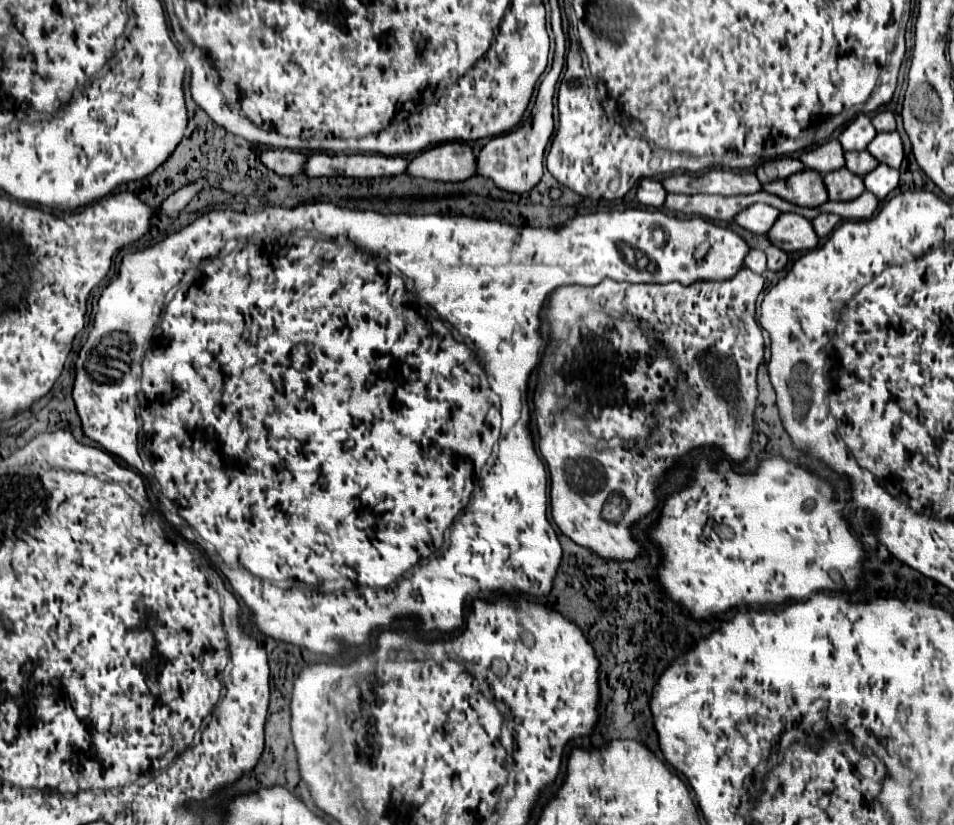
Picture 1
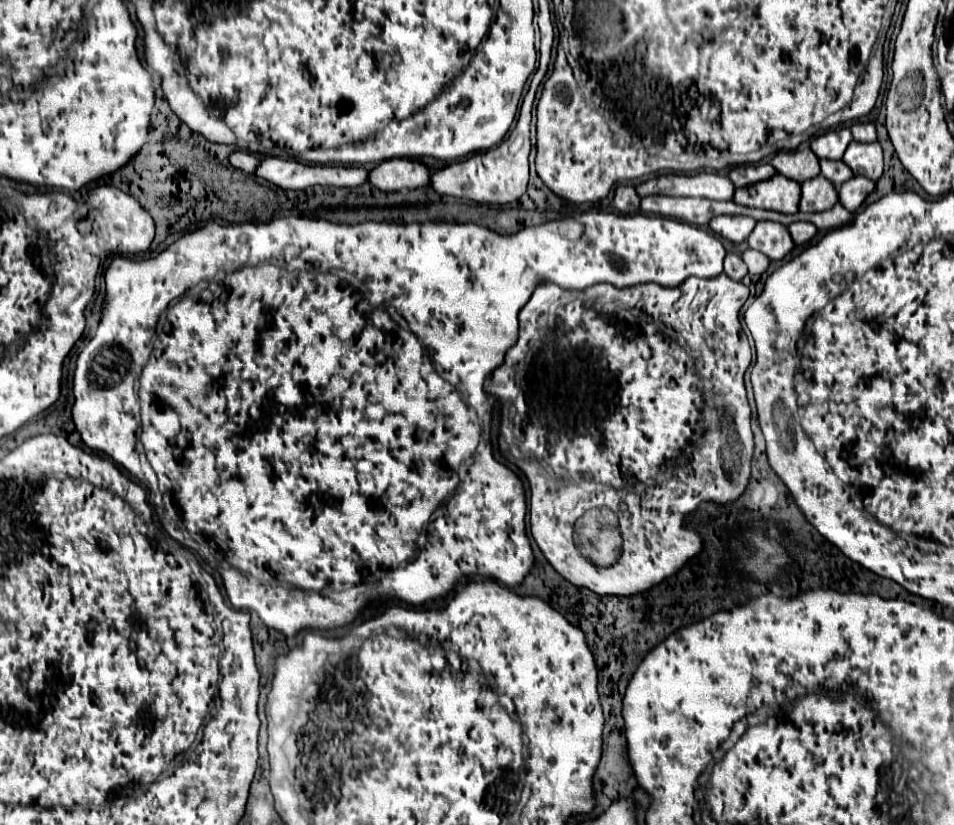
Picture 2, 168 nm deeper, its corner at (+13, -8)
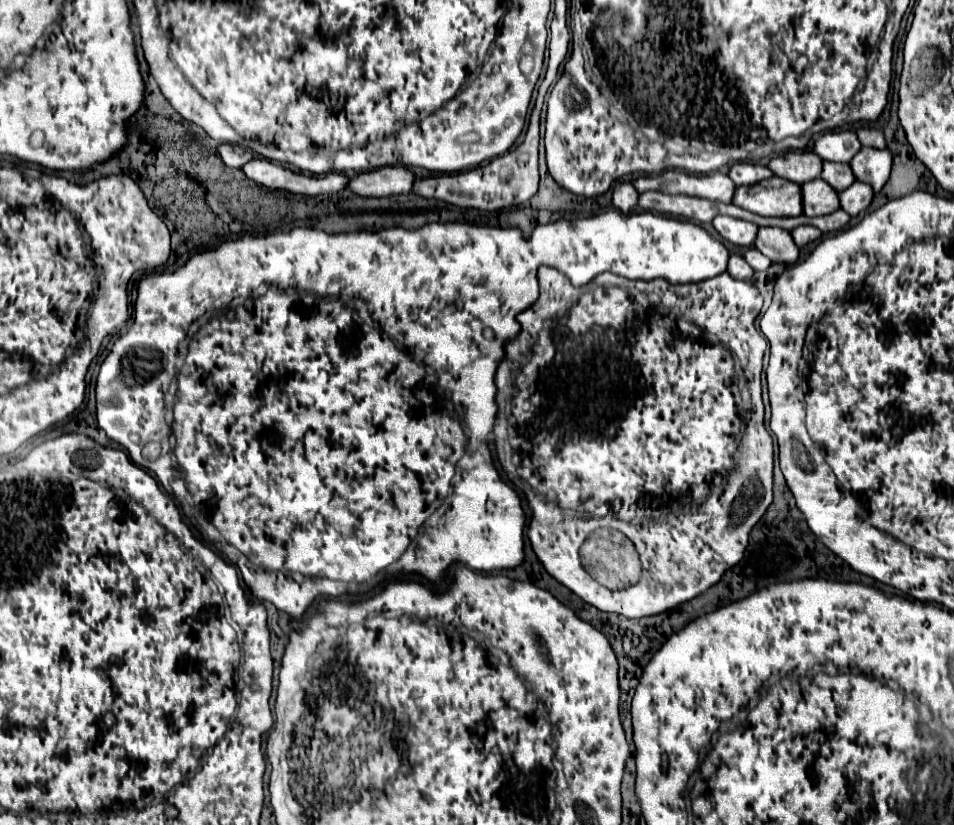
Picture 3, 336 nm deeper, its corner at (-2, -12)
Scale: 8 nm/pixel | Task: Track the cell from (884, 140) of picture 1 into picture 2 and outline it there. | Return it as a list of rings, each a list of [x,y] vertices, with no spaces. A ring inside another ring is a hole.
[[[851,142],[843,154],[843,162],[851,168],[853,176],[865,176],[873,182],[883,174],[883,152],[879,142]]]

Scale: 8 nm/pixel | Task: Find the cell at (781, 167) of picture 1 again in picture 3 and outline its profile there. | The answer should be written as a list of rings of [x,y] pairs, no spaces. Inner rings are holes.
[[[742,162],[742,164],[734,164],[730,168],[730,174],[728,174],[736,186],[752,186],[756,182],[762,182],[762,180],[768,180],[772,178],[772,170],[768,166],[762,166],[762,164],[748,164],[748,162]]]

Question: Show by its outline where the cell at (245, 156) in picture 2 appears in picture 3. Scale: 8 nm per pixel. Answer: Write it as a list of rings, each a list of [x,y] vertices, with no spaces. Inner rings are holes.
[[[220,144],[218,152],[220,152],[224,164],[230,168],[242,168],[248,160],[254,160],[254,156],[248,150],[244,150],[236,144]]]

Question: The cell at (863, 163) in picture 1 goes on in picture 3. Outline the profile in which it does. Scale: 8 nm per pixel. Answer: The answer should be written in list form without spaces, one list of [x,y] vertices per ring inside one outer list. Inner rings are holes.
[[[824,162],[822,168],[822,178],[836,188],[836,192],[842,192],[844,188],[848,188],[856,178],[852,176],[852,168],[850,164],[838,164],[838,162]]]

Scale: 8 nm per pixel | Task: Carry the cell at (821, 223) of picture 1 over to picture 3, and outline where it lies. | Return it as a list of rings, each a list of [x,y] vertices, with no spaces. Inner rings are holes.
[[[798,226],[792,230],[792,238],[796,240],[798,246],[806,246],[810,242],[816,242],[822,236],[822,232],[814,226]]]

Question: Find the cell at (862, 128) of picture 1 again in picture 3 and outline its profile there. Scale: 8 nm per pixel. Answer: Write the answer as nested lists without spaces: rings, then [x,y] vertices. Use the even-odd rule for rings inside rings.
[[[850,130],[828,132],[822,138],[818,138],[814,144],[814,152],[822,160],[830,160],[830,162],[850,162],[860,148],[862,144],[858,136]]]

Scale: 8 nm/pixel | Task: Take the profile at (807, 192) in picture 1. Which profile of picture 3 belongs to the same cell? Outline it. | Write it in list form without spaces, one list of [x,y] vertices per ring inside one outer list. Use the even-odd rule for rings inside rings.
[[[774,176],[754,186],[738,186],[732,204],[760,216],[800,216],[800,184]]]

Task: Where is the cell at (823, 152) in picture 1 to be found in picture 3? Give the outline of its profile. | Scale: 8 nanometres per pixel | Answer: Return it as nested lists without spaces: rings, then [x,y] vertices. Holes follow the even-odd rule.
[[[790,150],[782,156],[776,156],[768,162],[768,168],[786,180],[792,180],[796,184],[804,184],[810,182],[814,178],[820,176],[820,168],[822,168],[822,160],[810,152],[810,150]]]

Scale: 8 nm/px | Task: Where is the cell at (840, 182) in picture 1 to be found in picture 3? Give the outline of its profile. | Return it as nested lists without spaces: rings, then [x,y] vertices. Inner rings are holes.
[[[822,178],[802,184],[802,202],[806,216],[826,216],[840,208],[836,190]]]

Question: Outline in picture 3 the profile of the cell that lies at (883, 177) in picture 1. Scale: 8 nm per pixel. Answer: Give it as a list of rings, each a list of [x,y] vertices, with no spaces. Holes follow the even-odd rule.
[[[854,182],[850,188],[840,192],[840,206],[850,216],[858,216],[860,212],[864,212],[870,206],[872,198],[874,198],[874,192],[872,192],[872,188],[868,188],[868,184]]]

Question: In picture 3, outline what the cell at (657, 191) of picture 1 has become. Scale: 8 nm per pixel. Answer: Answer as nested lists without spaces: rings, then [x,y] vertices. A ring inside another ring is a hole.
[[[618,184],[614,188],[614,196],[612,196],[612,202],[616,208],[620,208],[624,214],[632,212],[636,206],[638,206],[638,190],[632,186],[632,184]]]

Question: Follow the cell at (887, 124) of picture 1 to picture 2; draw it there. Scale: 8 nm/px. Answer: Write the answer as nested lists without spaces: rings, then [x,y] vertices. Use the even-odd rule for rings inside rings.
[[[853,124],[851,134],[853,134],[853,140],[857,140],[857,142],[875,142],[877,140],[877,132],[875,132],[873,124]]]

